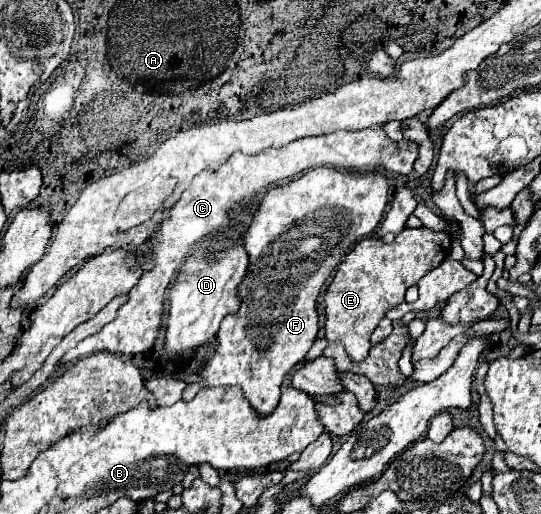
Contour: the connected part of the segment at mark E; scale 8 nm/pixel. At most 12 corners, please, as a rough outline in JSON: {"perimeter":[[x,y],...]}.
{"perimeter":[[451,235],[367,237],[325,293],[325,337],[353,361]]}

